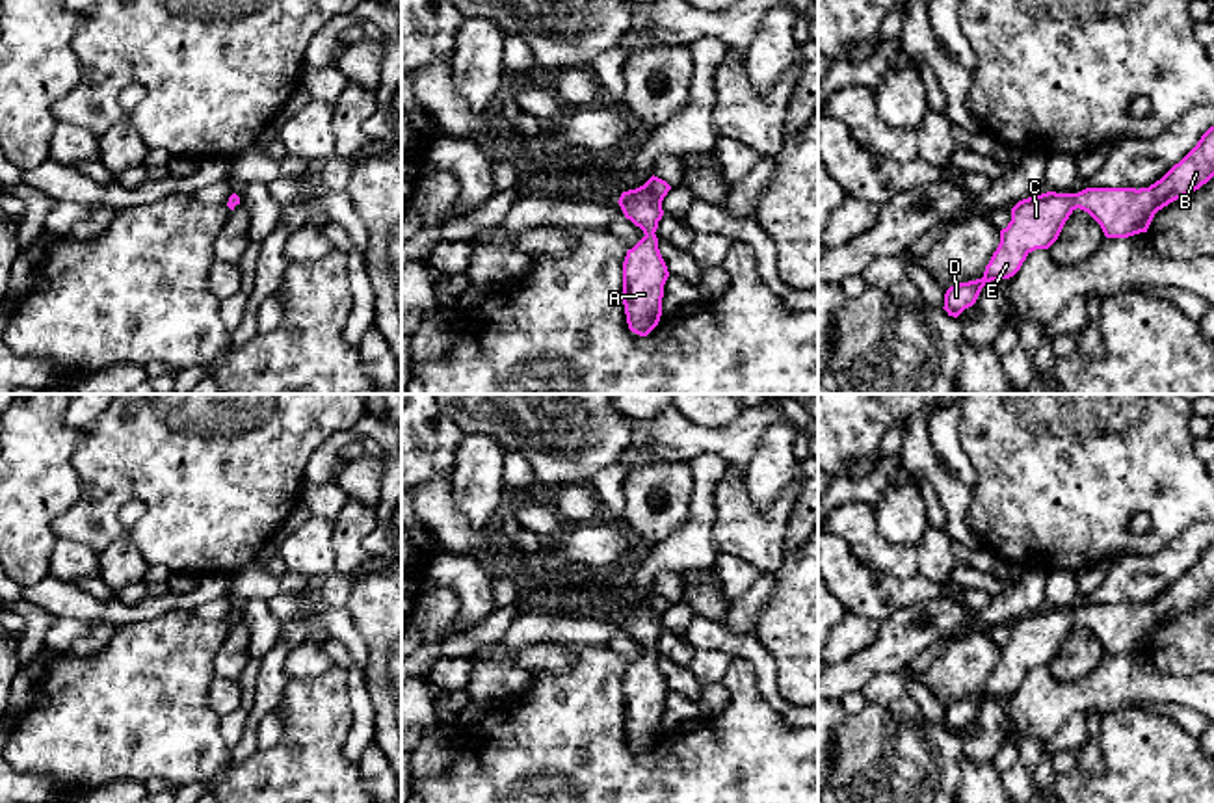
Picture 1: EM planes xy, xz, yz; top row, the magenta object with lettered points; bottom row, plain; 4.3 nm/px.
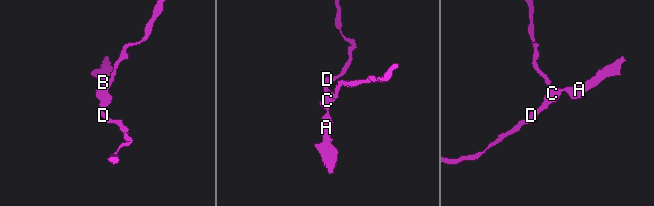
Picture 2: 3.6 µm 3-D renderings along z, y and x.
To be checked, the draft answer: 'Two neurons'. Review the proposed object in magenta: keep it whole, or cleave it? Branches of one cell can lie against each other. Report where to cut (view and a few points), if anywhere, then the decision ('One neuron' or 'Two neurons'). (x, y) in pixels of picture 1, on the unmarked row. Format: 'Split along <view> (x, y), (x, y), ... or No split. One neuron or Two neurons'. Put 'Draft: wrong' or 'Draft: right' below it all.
No split. One neuron
Draft: wrong

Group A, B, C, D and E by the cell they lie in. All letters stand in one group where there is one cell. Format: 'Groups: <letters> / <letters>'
Groups: A B C D E

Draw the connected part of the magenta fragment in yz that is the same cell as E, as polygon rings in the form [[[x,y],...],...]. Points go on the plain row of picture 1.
[[[1214,543],[1149,604],[1086,604],[1078,610],[1047,608],[1023,615],[1011,625],[1011,638],[1000,647],[1000,660],[983,693],[950,703],[943,725],[957,734],[976,719],[987,699],[1013,693],[1032,667],[1049,665],[1058,656],[1076,625],[1088,628],[1106,654],[1128,654],[1147,649],[1158,626],[1199,606],[1212,593]]]

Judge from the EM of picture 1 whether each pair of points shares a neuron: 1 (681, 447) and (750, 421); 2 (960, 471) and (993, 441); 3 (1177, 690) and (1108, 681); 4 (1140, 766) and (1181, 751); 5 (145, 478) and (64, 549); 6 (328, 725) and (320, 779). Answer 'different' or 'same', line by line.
1: same
2: different
3: same
4: same
5: different
6: same

